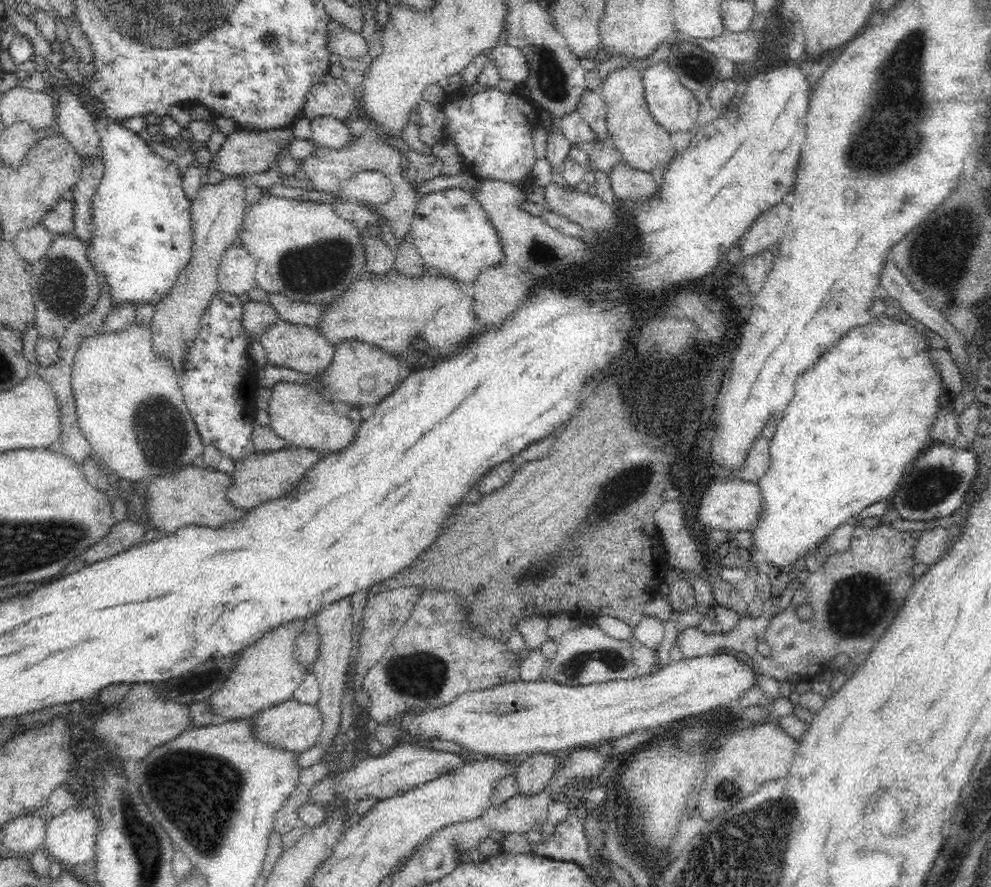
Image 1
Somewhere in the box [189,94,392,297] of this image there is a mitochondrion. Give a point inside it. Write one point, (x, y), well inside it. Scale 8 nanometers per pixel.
(323, 265)

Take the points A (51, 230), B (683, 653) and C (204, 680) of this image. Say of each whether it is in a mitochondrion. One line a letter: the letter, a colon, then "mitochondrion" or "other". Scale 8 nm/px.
A: other
B: other
C: mitochondrion

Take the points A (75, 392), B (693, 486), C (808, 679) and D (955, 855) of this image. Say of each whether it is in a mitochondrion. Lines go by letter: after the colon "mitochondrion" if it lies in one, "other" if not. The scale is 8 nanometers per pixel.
A: other
B: other
C: other
D: other

